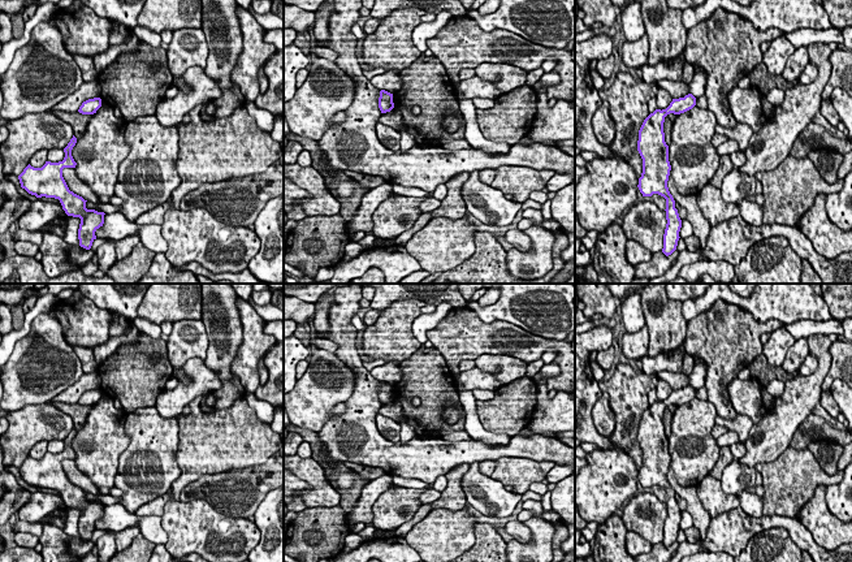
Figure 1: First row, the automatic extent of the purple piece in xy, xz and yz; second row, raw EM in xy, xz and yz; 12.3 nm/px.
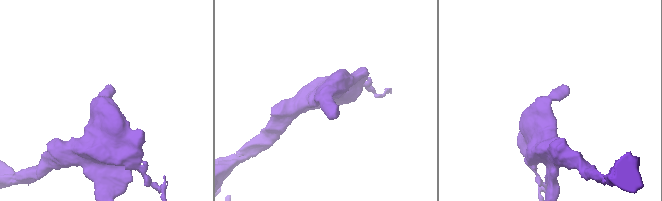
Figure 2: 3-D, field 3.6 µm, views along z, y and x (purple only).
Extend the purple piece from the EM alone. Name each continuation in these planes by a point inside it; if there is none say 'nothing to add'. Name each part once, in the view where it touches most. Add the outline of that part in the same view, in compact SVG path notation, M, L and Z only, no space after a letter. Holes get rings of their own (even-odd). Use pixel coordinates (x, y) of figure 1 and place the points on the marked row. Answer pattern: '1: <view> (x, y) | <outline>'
nothing to add

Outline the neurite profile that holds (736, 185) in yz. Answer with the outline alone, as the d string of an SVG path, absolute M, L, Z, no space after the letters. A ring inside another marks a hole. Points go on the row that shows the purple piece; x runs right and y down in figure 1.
M734 168L725 176L721 185L721 196L726 203L739 203L756 194L756 176L749 176Z

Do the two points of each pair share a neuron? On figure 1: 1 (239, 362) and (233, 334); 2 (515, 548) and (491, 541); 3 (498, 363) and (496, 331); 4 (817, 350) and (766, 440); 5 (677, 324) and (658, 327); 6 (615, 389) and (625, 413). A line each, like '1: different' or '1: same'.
1: different
2: different
3: different
4: same
5: same
6: same

